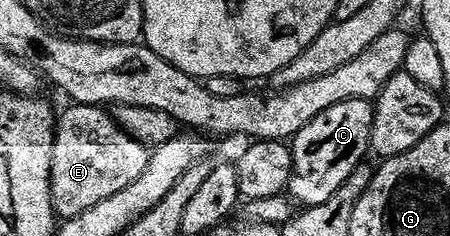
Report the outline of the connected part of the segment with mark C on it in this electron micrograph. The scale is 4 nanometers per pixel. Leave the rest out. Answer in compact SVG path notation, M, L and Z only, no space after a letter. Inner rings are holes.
M367 100L343 101L322 111L322 115L318 115L309 125L302 127L300 134L290 141L292 174L288 180L287 196L292 196L304 209L313 209L327 203L348 182L353 171L361 168L362 161L359 161L359 157L370 149L373 112L373 106Z

